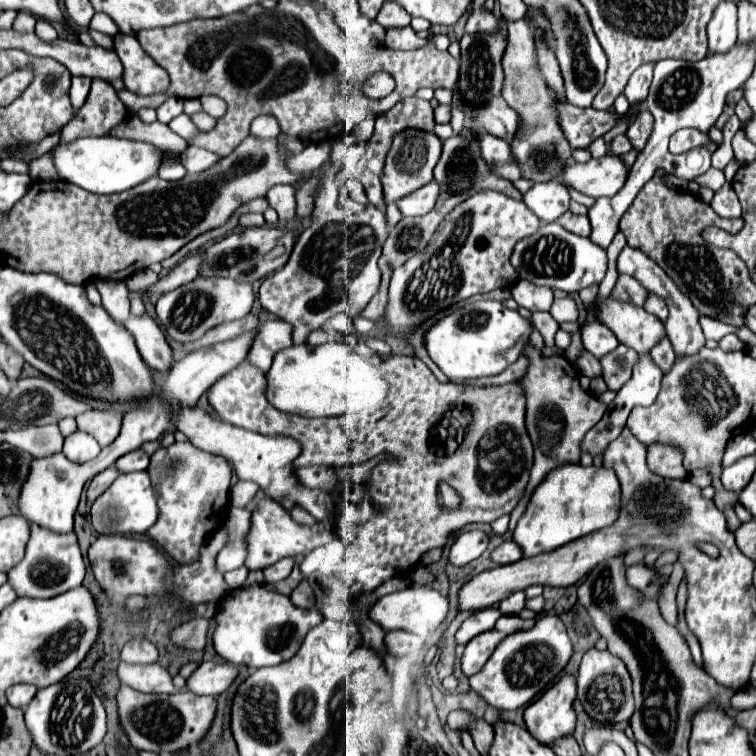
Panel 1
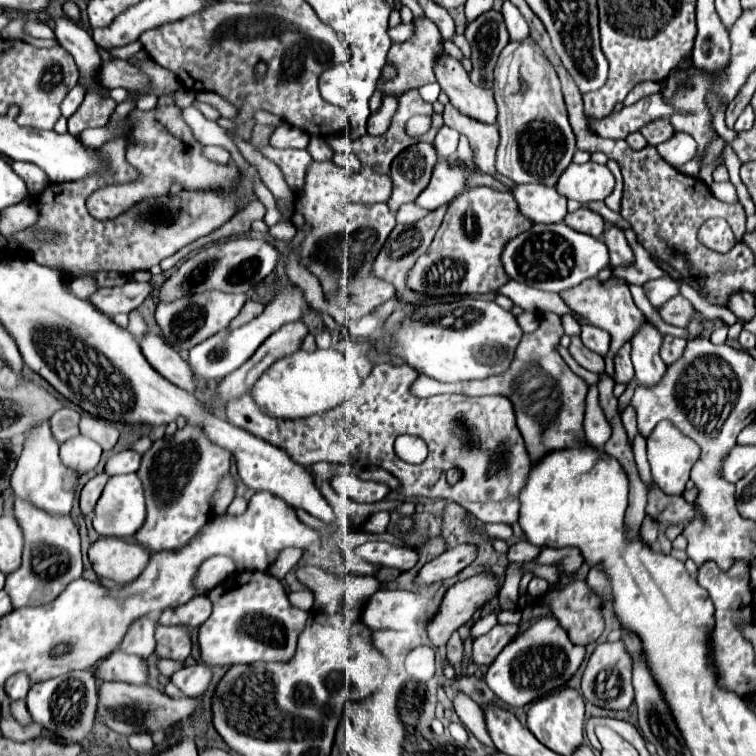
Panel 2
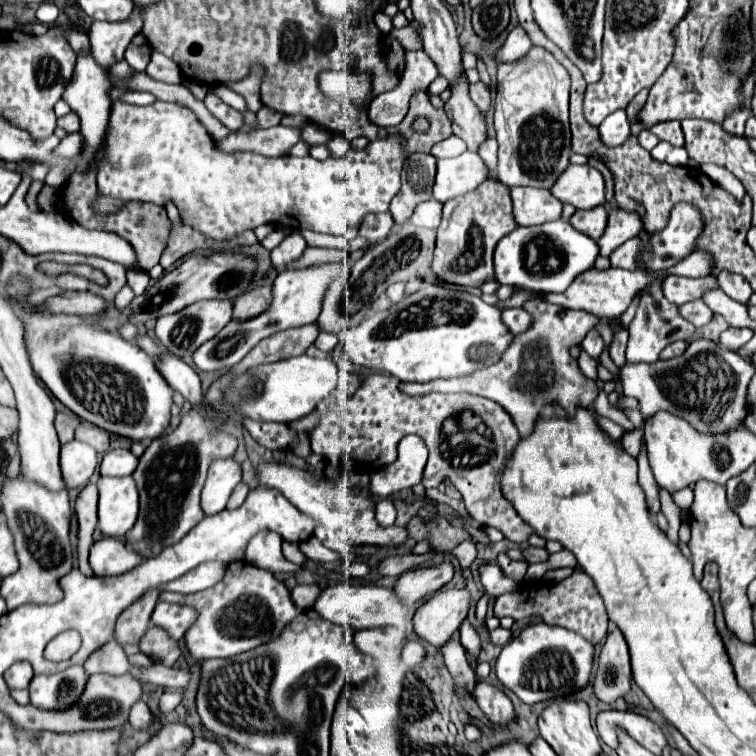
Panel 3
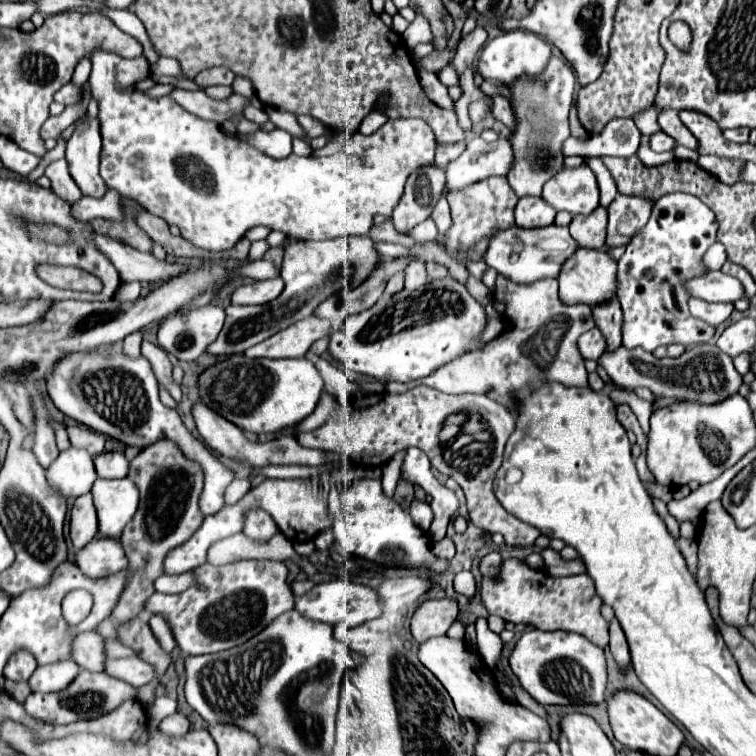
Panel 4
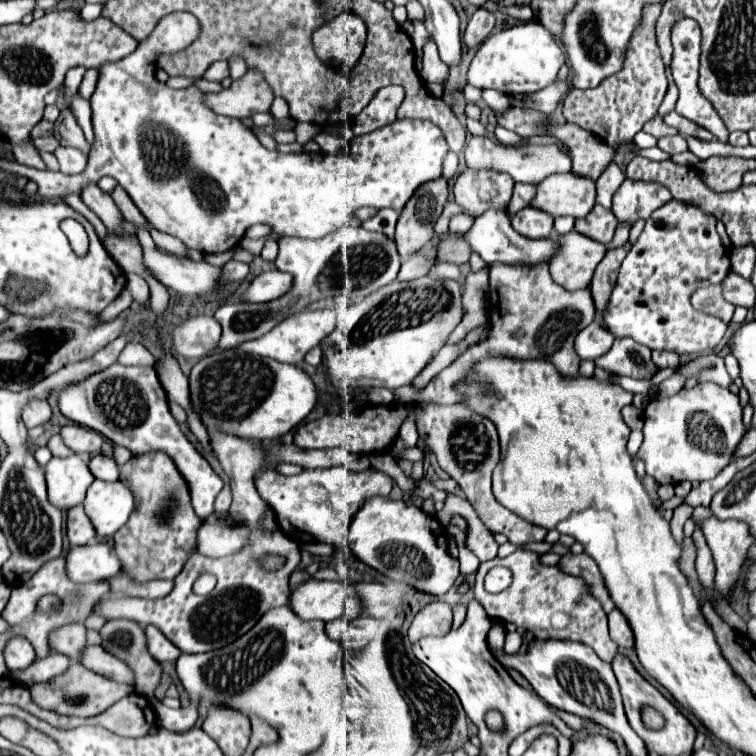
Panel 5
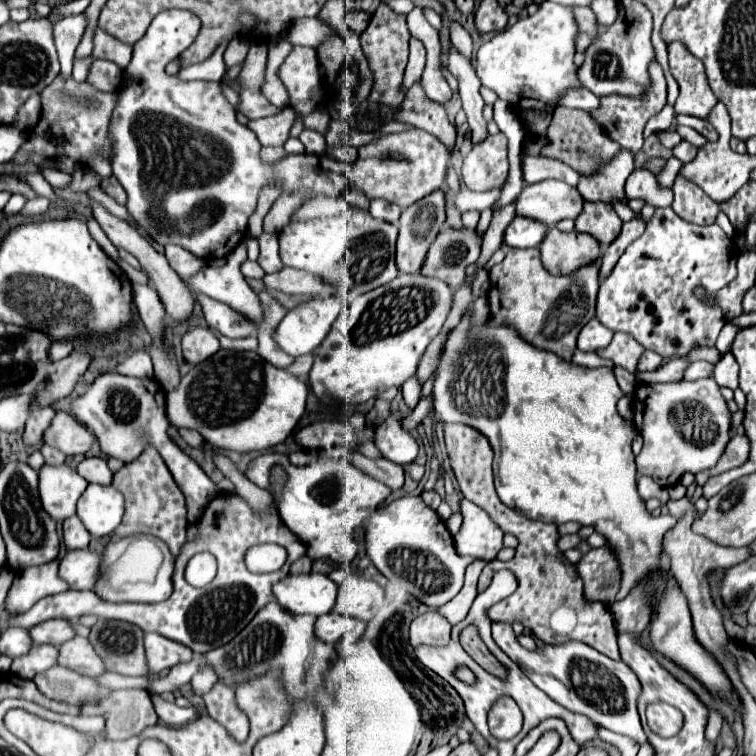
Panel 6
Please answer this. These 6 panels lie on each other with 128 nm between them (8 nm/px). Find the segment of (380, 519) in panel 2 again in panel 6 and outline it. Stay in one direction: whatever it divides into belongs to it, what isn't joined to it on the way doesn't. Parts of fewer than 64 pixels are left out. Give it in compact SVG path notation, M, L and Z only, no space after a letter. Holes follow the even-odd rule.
M412 376L410 380L406 380L402 384L402 396L404 396L406 406L410 410L414 410L416 404L418 404L418 400L420 400L420 396L422 396L422 384L420 384L420 380L416 376Z

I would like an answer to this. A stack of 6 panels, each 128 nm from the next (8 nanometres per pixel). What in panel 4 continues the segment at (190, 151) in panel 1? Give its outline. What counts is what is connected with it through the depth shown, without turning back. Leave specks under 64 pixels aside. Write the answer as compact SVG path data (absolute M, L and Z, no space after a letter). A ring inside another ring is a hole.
M274 128L272 132L258 130L254 134L242 134L238 138L272 158L286 158L292 154L292 136L280 128Z

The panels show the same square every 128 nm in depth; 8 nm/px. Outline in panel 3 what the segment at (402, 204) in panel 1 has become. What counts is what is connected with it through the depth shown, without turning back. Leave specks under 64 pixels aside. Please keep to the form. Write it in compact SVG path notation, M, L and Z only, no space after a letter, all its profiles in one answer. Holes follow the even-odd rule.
M464 152L456 158L438 160L432 198L444 204L450 198L476 190L478 184L486 180L486 176L488 168L476 152Z

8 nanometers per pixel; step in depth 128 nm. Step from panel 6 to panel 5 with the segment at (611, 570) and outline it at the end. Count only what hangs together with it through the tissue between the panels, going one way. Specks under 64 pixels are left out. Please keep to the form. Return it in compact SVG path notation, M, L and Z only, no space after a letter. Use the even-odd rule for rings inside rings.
M584 552L578 554L578 556L566 554L566 556L560 558L558 568L560 568L562 572L566 572L566 574L584 578L584 580L588 582L588 586L590 586L594 598L602 604L602 608L604 608L606 614L614 610L614 602L612 602L612 598L610 598L610 594L608 594L608 590L606 590L606 586L604 586L604 582L602 582L602 576L600 576L600 572L598 572L598 566L596 566L596 562L594 562L588 554L584 554Z

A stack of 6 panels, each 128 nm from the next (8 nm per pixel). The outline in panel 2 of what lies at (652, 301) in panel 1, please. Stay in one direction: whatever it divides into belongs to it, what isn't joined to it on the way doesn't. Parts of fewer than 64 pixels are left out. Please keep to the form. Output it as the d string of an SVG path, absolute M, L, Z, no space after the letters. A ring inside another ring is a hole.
M674 296L670 298L666 304L662 304L658 308L660 318L672 326L686 326L694 314L694 306L682 298L682 296Z

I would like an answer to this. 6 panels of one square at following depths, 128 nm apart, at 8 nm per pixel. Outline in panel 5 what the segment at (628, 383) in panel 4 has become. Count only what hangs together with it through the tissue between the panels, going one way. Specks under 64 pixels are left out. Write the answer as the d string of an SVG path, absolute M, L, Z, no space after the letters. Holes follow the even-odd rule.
M616 338L612 348L596 360L596 366L630 378L652 378L658 372L650 360L650 350L630 338ZM710 352L710 354L702 354L698 358L692 358L684 364L680 364L676 368L676 374L684 376L686 380L690 376L694 376L698 380L698 384L704 384L704 382L714 382L714 384L720 384L722 388L728 388L732 384L732 378L724 366L724 358L718 356L716 352Z

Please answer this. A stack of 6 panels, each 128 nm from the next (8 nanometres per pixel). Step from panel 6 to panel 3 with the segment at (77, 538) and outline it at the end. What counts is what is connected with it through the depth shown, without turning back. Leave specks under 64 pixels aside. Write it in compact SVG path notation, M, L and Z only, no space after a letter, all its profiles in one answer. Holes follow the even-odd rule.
M94 482L86 484L82 488L82 492L76 498L76 516L78 516L78 564L80 564L80 572L84 572L86 576L94 576L90 564L88 564L88 550L92 546L92 532L96 528L96 504L98 504L98 486Z

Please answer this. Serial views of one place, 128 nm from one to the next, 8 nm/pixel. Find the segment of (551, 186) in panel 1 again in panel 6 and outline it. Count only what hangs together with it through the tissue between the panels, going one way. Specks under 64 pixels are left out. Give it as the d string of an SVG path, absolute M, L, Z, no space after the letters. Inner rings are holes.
M516 216L512 224L506 228L504 242L512 248L534 248L540 246L540 240L544 240L546 232L546 224L540 224L538 220L526 216Z

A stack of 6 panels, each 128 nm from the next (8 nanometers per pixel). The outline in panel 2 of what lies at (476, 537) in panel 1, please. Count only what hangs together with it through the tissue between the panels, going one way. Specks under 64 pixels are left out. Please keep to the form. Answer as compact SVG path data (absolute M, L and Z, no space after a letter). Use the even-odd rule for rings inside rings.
M458 544L450 550L446 550L444 554L440 554L438 558L434 558L432 562L424 564L424 568L416 576L416 582L420 586L434 584L434 582L444 582L444 580L456 576L466 566L470 566L474 562L474 558L476 558L476 546Z

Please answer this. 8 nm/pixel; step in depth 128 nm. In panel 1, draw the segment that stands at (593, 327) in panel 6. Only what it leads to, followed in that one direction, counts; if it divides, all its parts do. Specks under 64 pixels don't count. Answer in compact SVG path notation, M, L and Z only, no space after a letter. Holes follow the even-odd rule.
M594 322L594 324L588 324L588 326L582 328L582 344L598 360L602 356L610 354L618 346L616 336L602 322Z

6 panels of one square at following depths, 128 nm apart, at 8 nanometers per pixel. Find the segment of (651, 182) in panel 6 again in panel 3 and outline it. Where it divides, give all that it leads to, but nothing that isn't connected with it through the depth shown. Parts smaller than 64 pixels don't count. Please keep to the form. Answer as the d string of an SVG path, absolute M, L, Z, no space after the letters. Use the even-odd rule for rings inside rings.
M620 208L612 210L608 216L608 226L604 236L598 240L600 256L608 258L618 246L622 246L632 236L638 236L642 230L642 220L636 212L624 212Z

